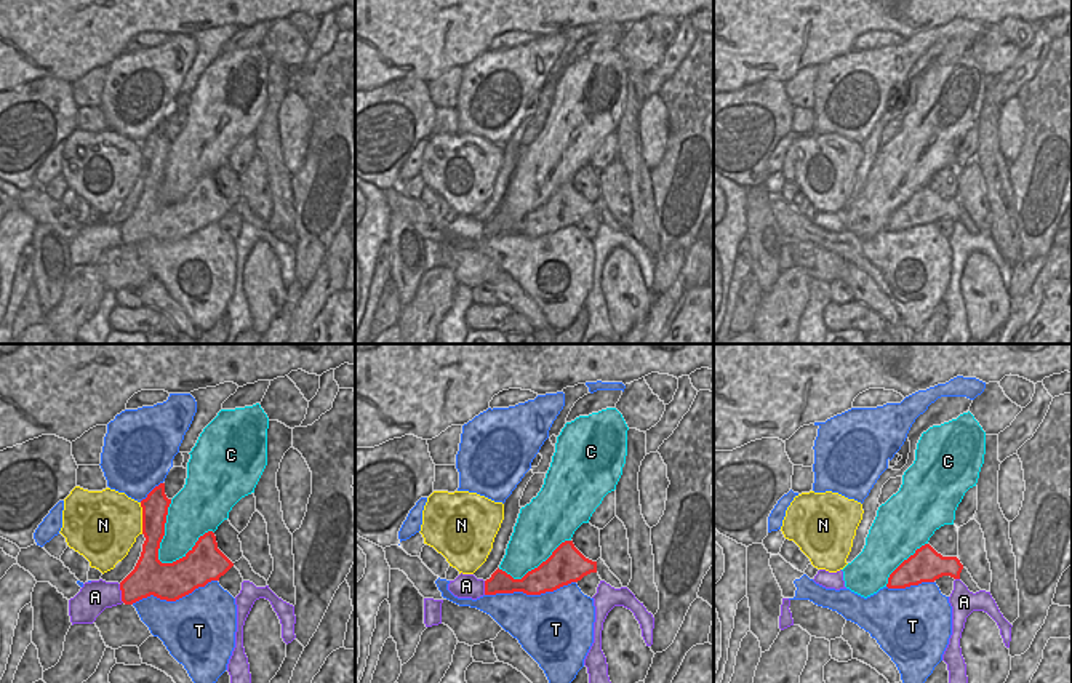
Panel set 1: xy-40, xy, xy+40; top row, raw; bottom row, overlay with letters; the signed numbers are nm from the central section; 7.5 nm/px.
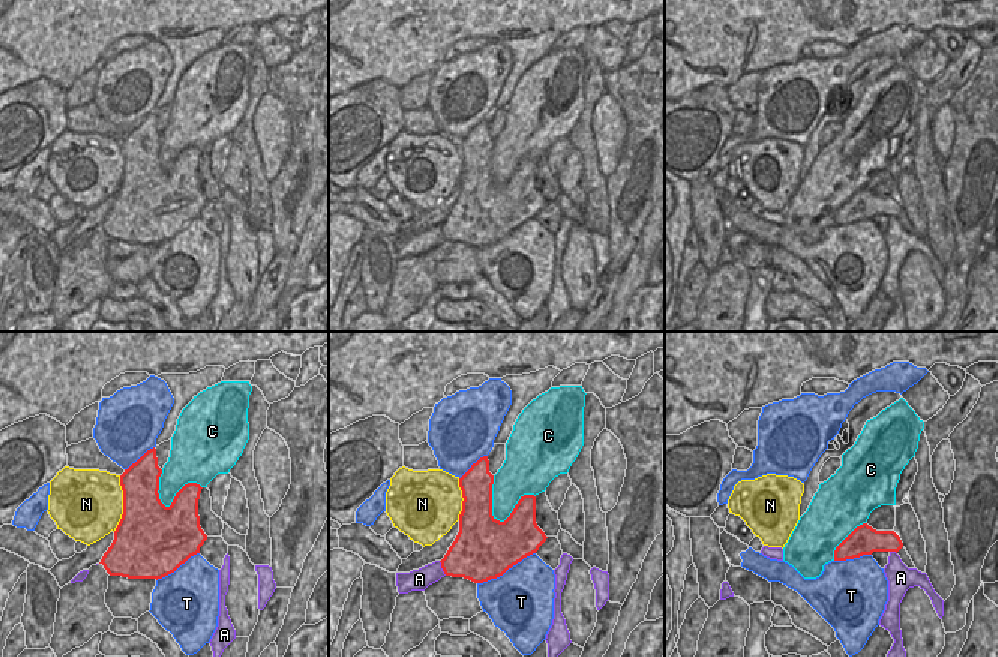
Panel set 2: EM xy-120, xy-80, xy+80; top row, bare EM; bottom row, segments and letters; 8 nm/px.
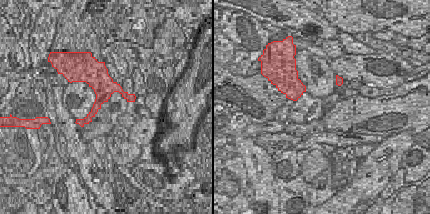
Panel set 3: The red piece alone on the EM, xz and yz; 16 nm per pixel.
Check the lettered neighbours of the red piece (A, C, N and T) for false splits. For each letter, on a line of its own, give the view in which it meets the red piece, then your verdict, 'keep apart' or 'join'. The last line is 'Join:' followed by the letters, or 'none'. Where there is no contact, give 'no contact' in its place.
A: xy-40 | keep apart
C: xy-40 | keep apart
N: xy-40 | keep apart
T: xy | keep apart
Join: none

